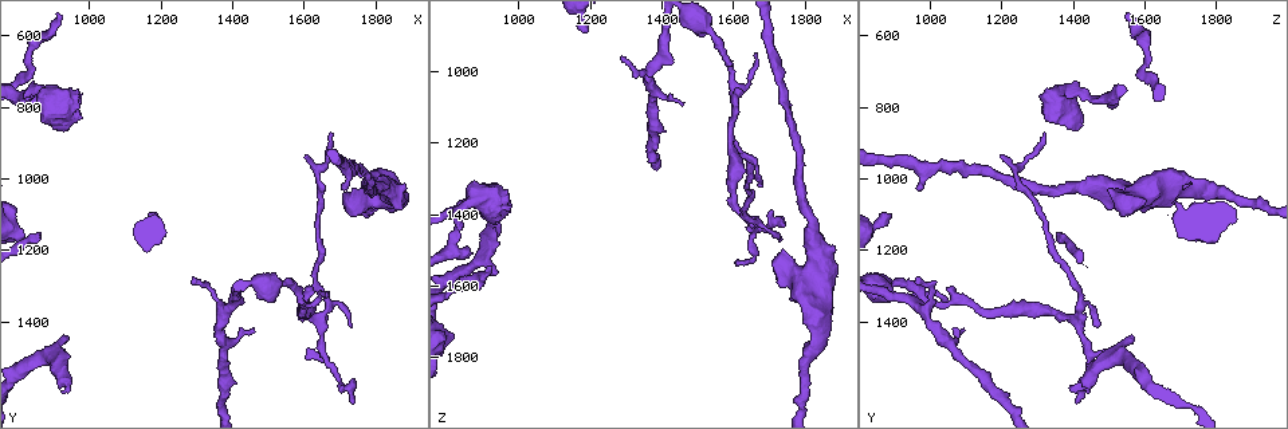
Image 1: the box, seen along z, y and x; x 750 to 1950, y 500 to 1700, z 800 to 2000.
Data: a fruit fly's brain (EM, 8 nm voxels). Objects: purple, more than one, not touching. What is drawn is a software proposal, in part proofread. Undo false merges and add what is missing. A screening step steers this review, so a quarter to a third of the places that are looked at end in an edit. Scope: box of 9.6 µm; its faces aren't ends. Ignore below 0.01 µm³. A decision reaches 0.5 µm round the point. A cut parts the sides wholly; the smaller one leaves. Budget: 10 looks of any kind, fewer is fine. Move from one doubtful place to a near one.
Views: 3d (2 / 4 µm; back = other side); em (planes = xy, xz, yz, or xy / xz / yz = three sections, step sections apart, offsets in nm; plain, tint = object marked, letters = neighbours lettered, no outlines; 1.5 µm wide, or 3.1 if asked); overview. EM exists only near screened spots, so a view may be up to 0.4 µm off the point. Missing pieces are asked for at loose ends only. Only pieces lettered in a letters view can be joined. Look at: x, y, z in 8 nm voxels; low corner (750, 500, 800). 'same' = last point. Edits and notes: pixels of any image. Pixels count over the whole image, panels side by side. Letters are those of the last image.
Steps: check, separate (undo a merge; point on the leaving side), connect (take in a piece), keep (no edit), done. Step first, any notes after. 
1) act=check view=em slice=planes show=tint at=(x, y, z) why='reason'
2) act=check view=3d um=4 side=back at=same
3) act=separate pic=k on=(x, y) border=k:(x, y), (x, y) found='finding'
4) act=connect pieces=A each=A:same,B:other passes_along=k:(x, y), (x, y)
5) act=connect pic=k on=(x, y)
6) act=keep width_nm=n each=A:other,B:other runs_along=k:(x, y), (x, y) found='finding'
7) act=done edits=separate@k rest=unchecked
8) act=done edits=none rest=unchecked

act=check view=3d um=2 at=(830, 780, 1460) why='narrows sharply'

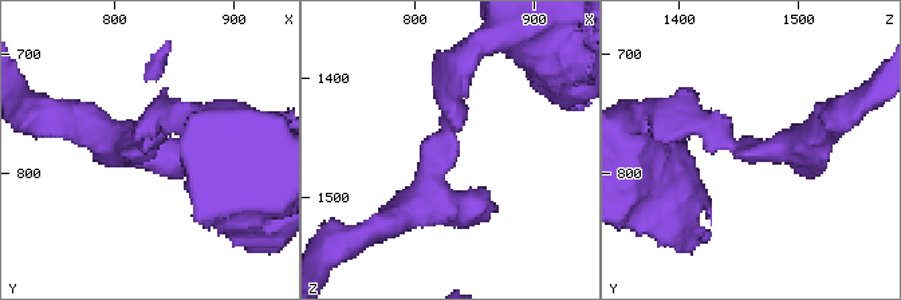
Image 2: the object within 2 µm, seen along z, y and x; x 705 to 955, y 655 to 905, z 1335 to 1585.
act=check view=em slice=planes show=letters at=(830, 780, 1450) arm_widths_nm=240,260 why='now the EM'

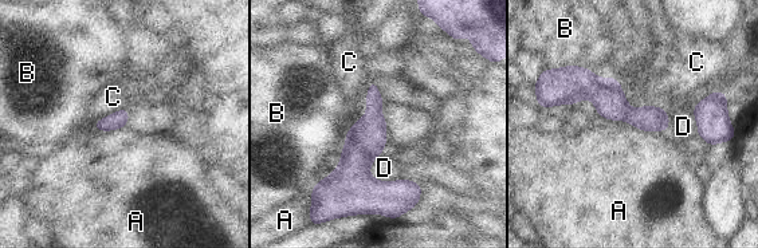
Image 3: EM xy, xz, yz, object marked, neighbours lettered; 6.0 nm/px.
act=keep width_nm=100 each=A:other,B:other,C:other,D:other found='continuous, no second neuron'

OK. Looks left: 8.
act=check view=em slice=xy step=8 show=letters at=(1640, 1400, 1400) why='abrupt turn'

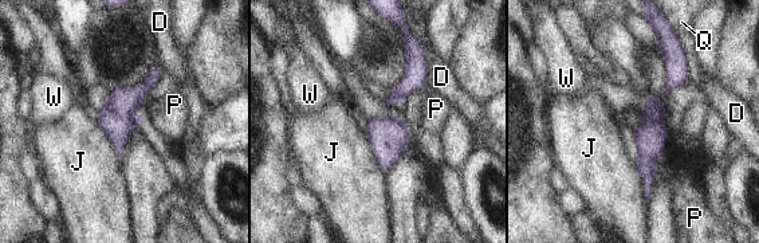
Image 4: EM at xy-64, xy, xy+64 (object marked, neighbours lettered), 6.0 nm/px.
act=keep each=D:other,J:other,P:other,Q:other,W:other border=4:(365, 134), (376, 161), (386, 175) found='continuous, no second neuron'

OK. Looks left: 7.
act=check view=3d um=4 at=(1660, 1310, 950) why='tapers out'

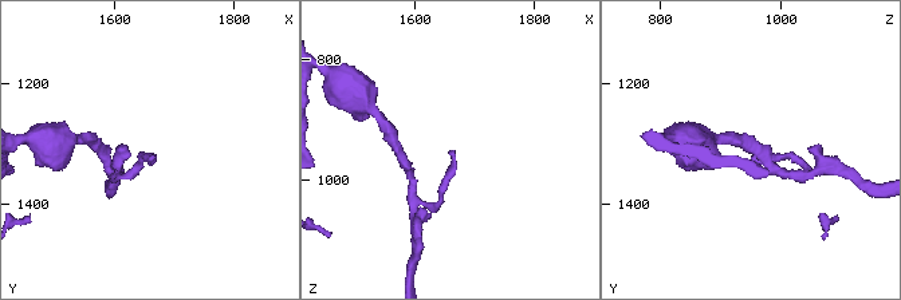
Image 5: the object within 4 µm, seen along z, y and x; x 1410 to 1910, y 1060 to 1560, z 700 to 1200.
act=check view=em slice=yz step=8 show=letters at=(1660, 1320, 950)

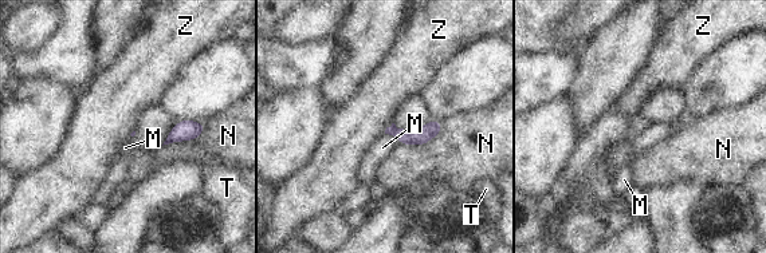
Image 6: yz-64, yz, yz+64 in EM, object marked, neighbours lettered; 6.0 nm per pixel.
act=check view=em slice=planes show=letters at=same

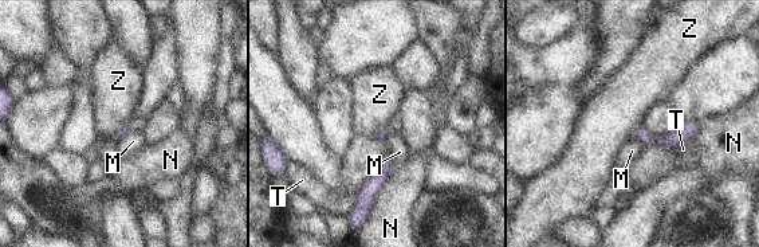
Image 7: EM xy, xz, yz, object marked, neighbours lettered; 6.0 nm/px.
act=keep each=M:other,N:other,T:other,Z:other border=7:(643, 124), (633, 137) found='none of them fits'

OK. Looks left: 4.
act=check view=3d um=2 at=(1630, 990, 1240) why='abrupt turn'

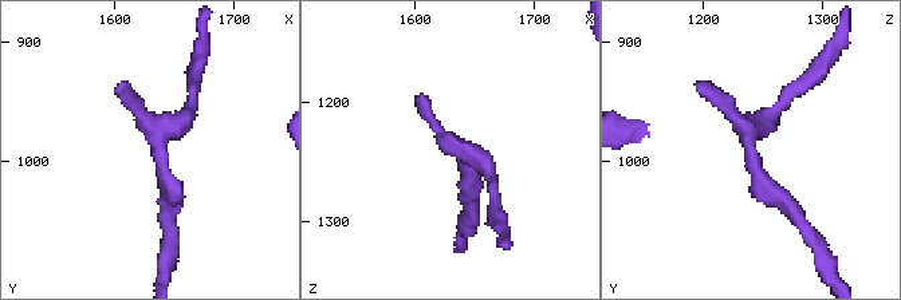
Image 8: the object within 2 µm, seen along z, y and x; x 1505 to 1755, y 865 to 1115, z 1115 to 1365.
act=check view=em slice=planes show=tint at=(1640, 990, 1240)

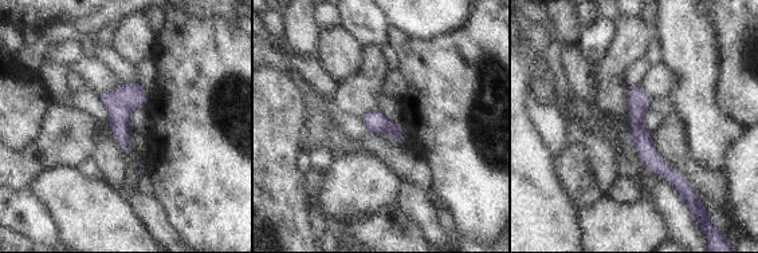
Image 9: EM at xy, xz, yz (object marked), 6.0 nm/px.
act=check view=em slice=planes show=letters at=same

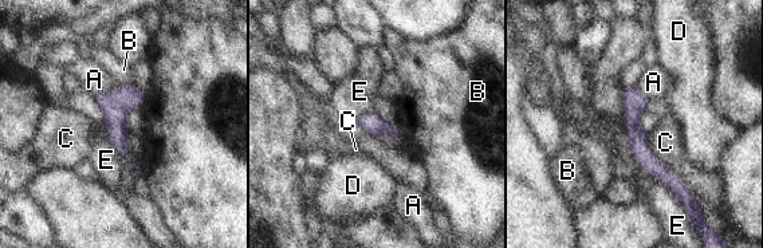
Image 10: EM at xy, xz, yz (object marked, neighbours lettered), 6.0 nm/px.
act=keep longest_contact=E:500nm each=A:other,B:other,C:other,D:other,E:other runs_along=10:(630, 89), (638, 148), (680, 192) found='one neuron here'

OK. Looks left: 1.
act=done edits=none rest=unchecked

